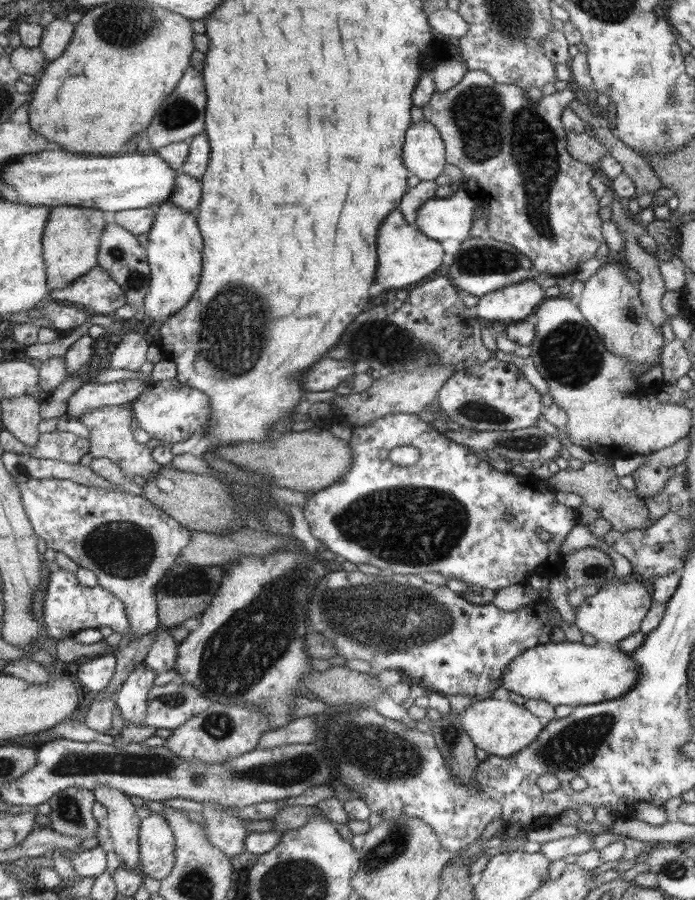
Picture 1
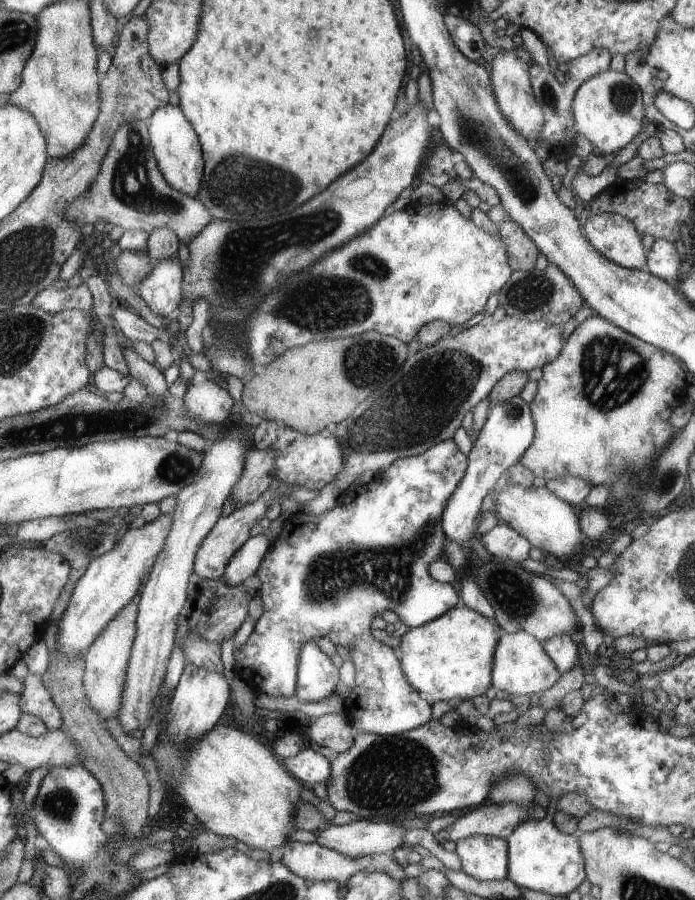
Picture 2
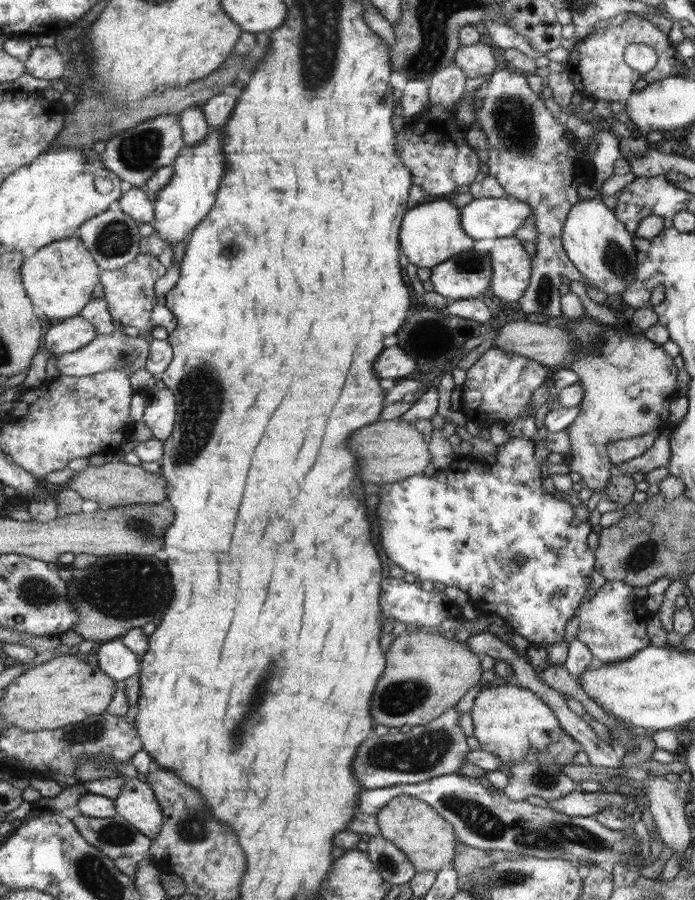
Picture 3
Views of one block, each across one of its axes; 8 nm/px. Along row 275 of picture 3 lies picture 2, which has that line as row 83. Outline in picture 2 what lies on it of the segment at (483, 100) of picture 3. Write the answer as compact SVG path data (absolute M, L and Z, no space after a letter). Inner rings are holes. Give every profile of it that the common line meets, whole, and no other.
M520 29L519 32L522 37L522 45L520 47L532 56L532 60L528 62L528 64L532 64L530 66L532 88L544 112L544 128L540 130L538 141L546 140L555 149L553 153L557 154L561 151L561 147L563 147L561 146L562 142L568 138L568 132L571 131L570 125L573 126L572 100L574 100L575 92L588 78L592 78L592 76L610 69L611 58L613 56L608 50L604 50L604 48L594 48L590 54L580 55L578 58L567 62L568 74L565 74L566 82L559 82L548 64L546 48L544 48L544 43L540 40L540 37L536 36L536 33L530 29Z

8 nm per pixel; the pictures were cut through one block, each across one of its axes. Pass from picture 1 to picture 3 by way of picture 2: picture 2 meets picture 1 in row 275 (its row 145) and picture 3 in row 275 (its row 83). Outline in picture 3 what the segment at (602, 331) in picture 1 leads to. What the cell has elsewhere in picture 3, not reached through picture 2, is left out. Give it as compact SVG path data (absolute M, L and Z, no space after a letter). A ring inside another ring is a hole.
M596 197L581 200L568 211L563 226L563 247L575 267L584 275L590 287L602 289L606 298L622 291L636 279L636 250L634 236L614 212Z

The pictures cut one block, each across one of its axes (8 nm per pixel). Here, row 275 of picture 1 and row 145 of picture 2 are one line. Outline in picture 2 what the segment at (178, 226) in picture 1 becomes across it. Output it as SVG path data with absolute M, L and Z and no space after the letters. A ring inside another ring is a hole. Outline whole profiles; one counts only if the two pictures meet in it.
M177 106L158 108L149 118L151 143L154 149L155 160L158 162L160 172L167 179L167 183L178 192L186 196L199 198L198 192L203 184L203 171L206 162L203 160L203 149L199 141L199 135L194 125Z

